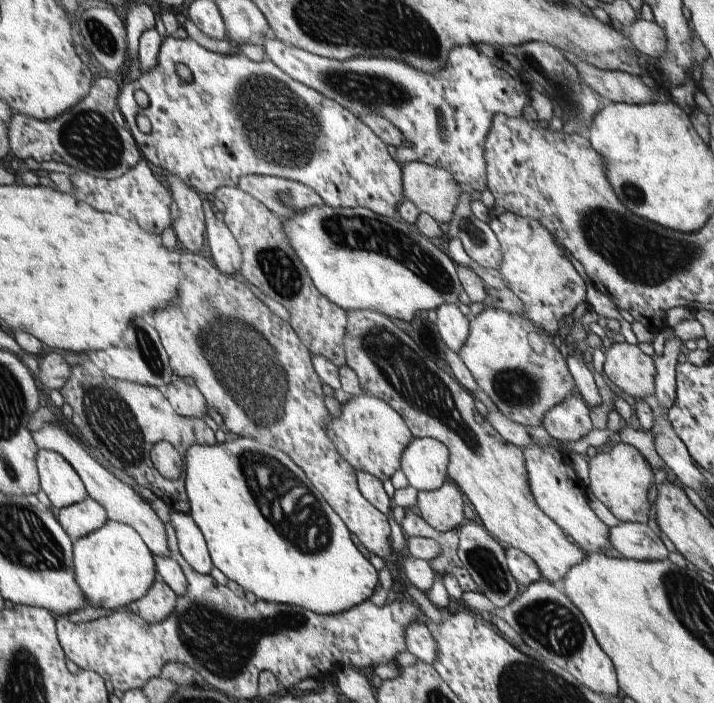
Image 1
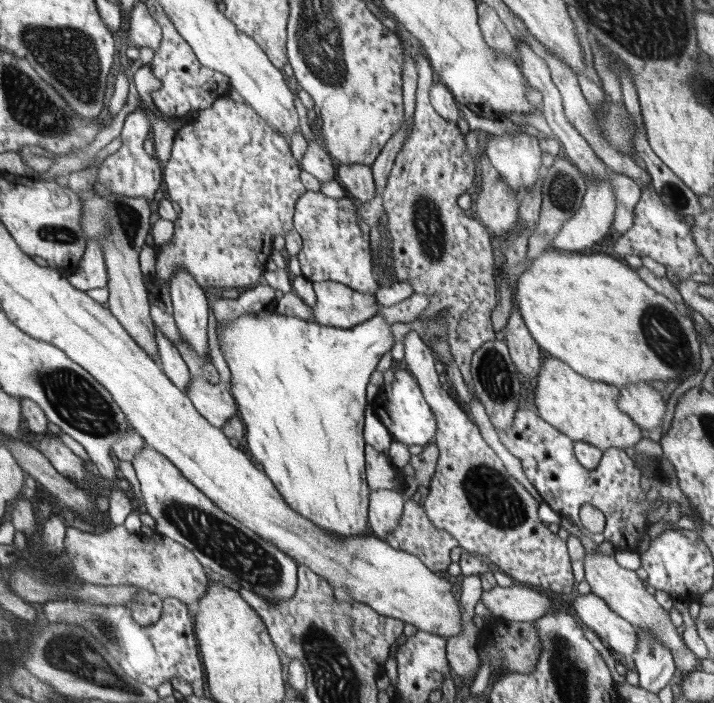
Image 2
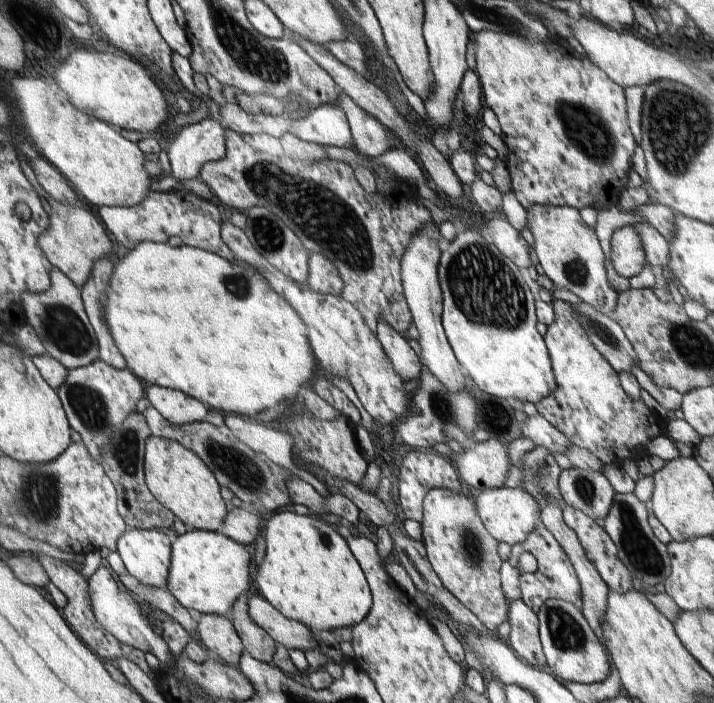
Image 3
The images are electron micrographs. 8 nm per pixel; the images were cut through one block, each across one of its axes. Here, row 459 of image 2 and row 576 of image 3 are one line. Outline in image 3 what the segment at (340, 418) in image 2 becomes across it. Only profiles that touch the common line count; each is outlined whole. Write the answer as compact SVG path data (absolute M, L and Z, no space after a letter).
M291 507L264 520L264 558L255 566L256 592L285 618L295 619L312 631L354 627L373 609L372 590L349 547L345 530L300 516Z

